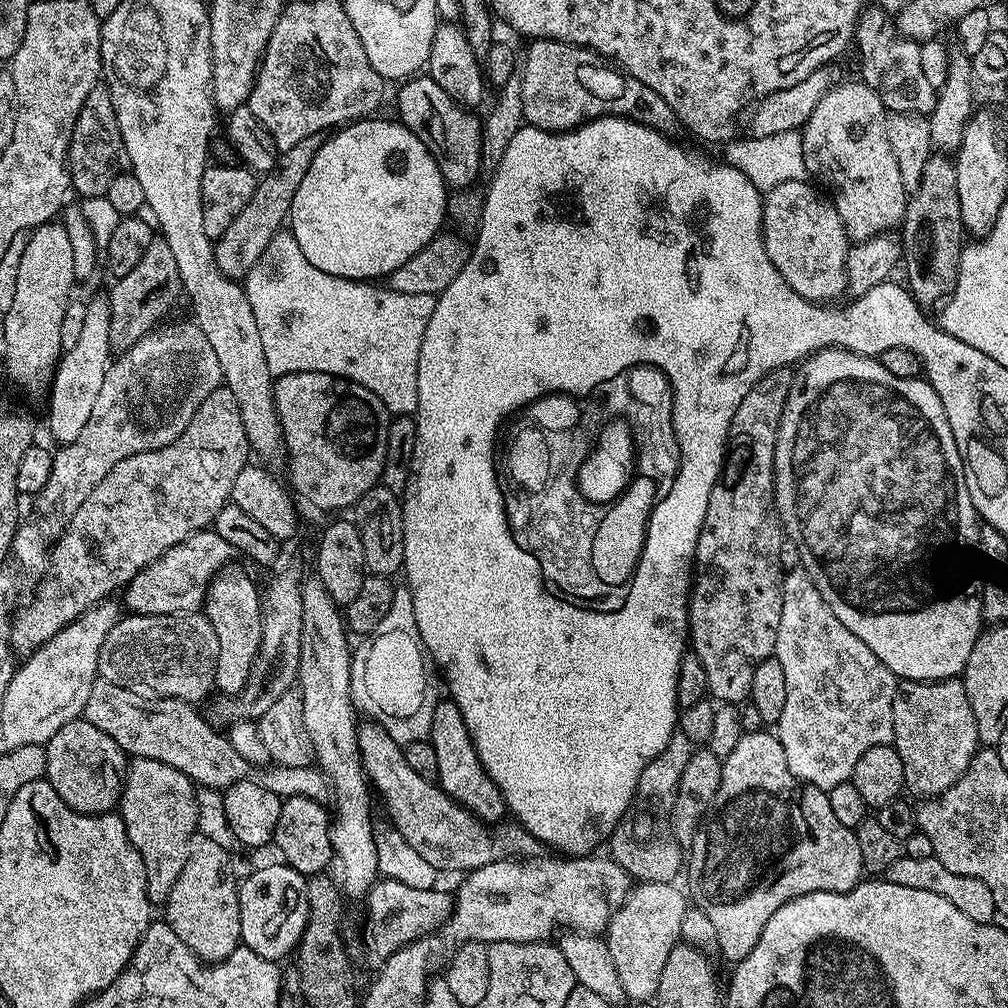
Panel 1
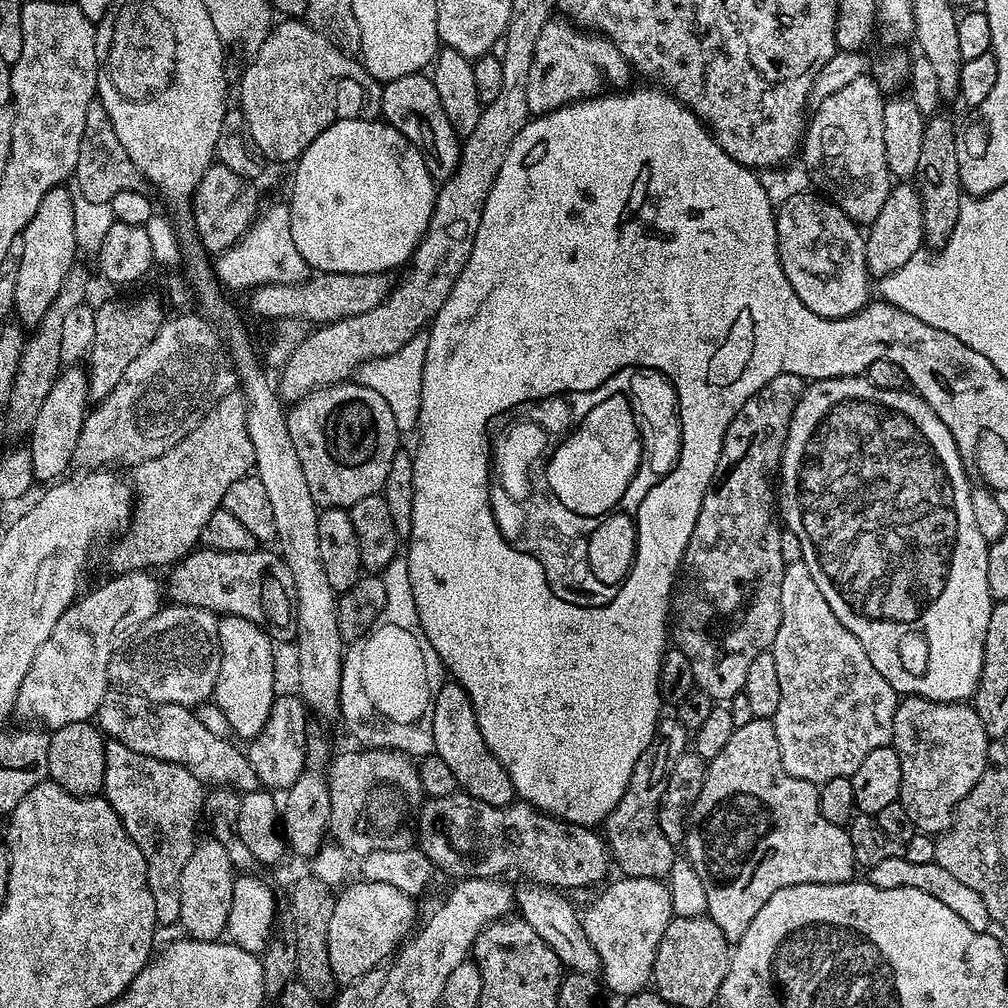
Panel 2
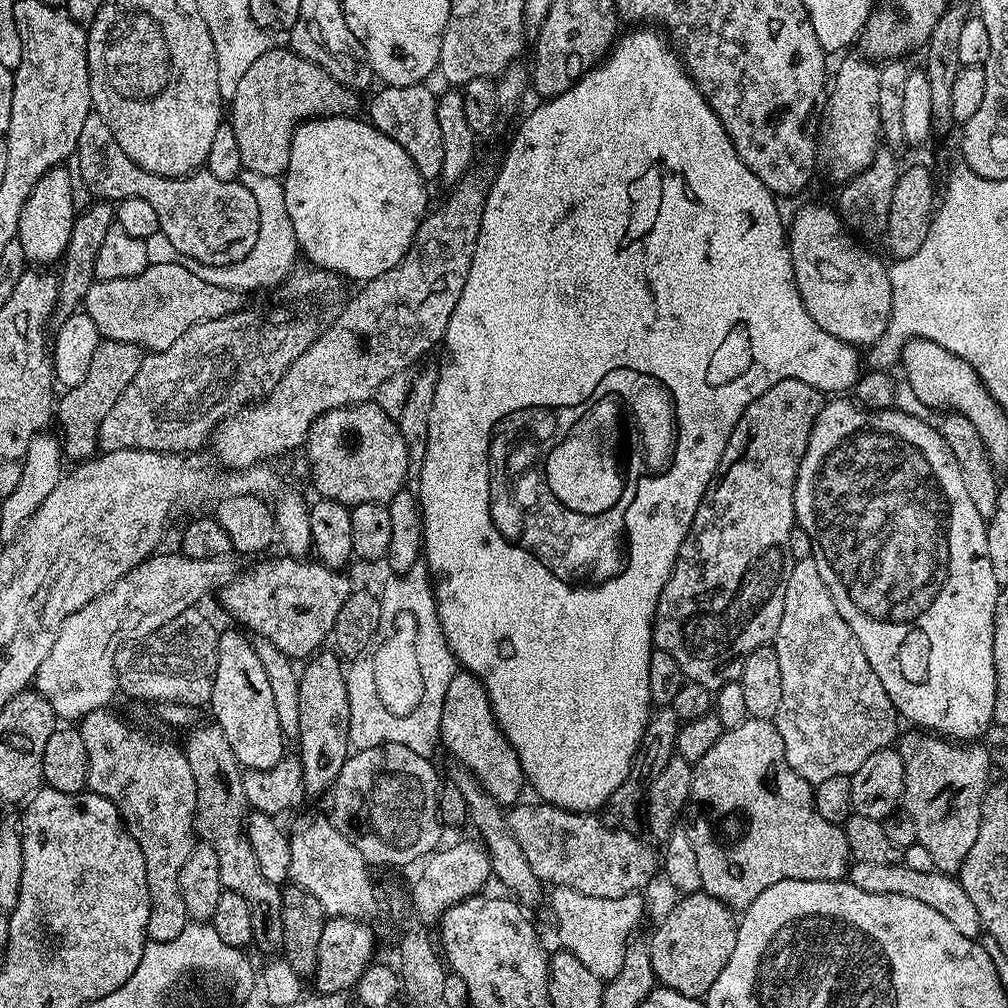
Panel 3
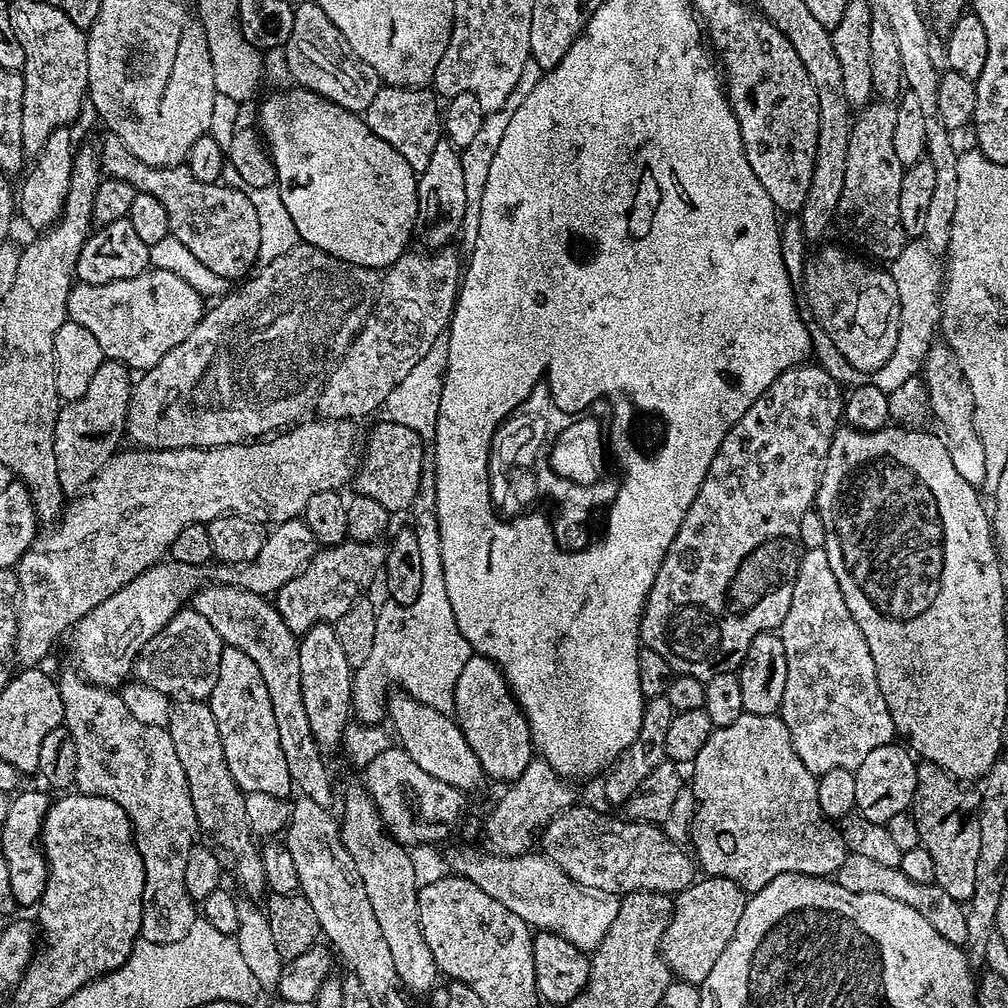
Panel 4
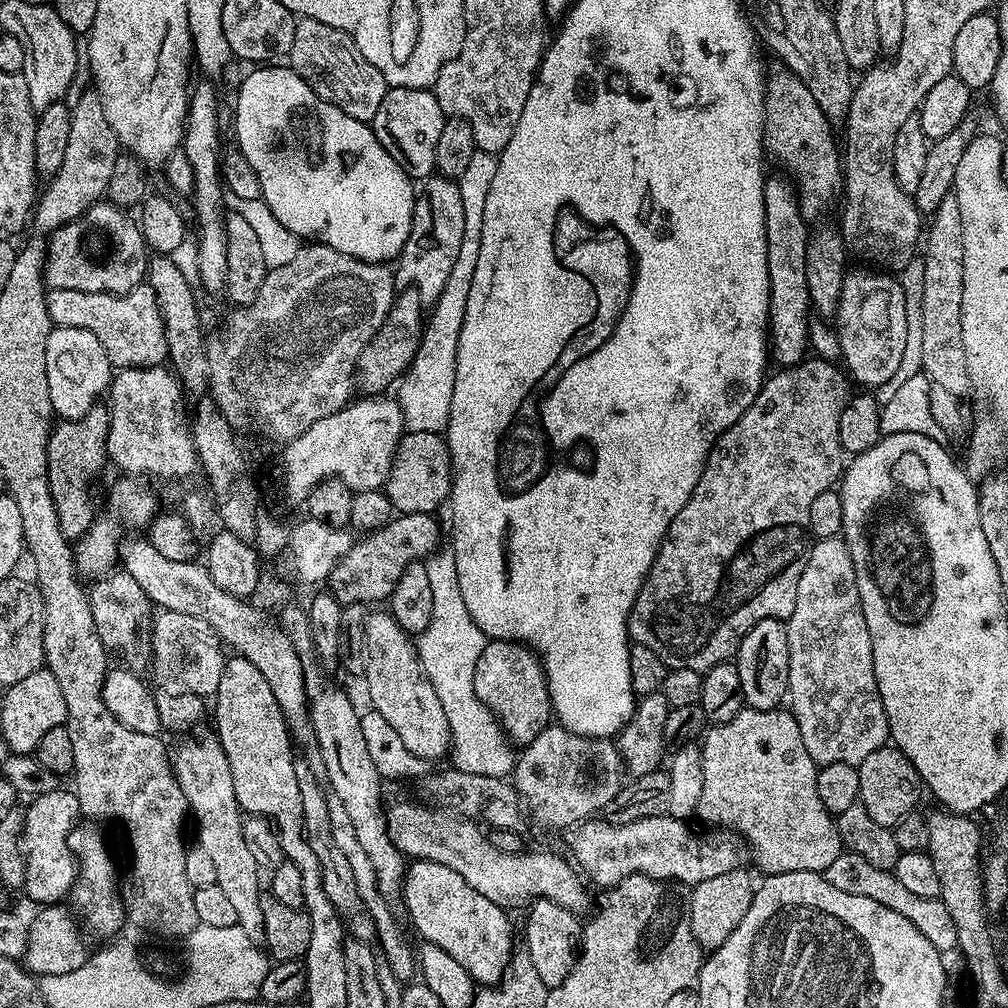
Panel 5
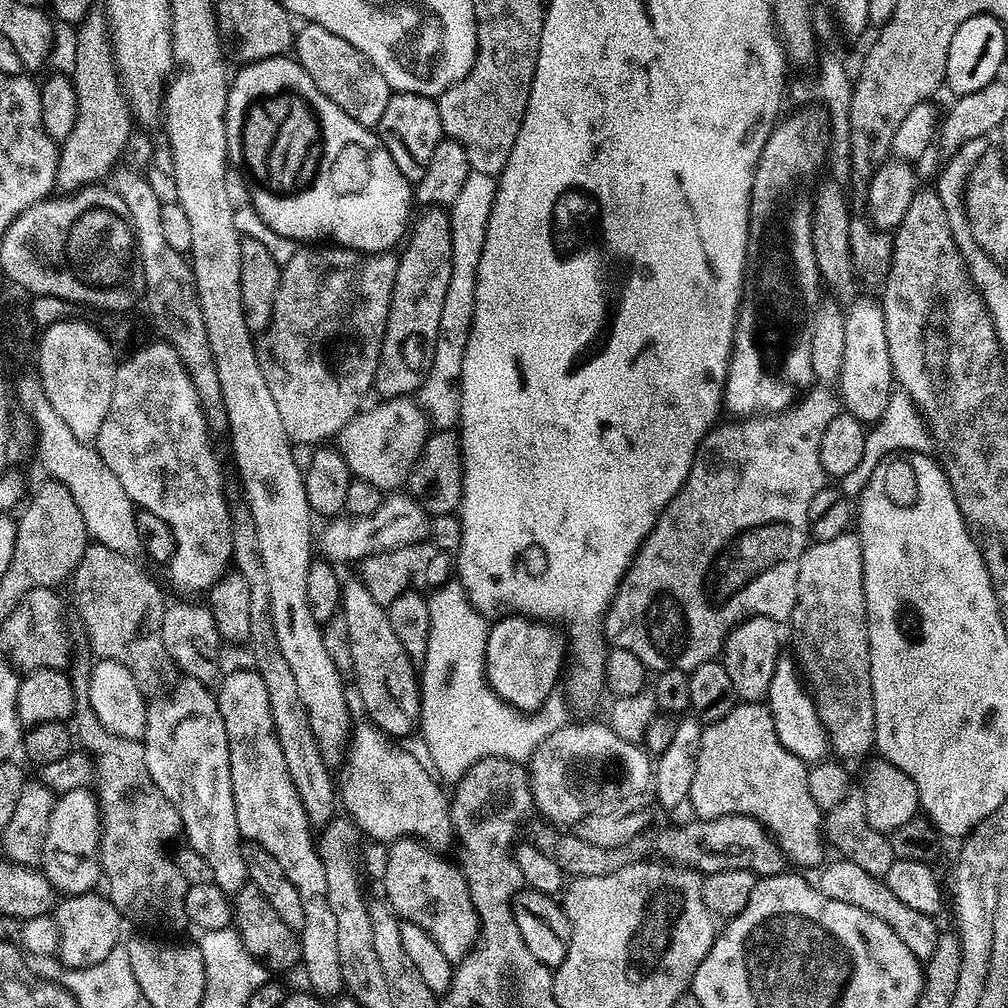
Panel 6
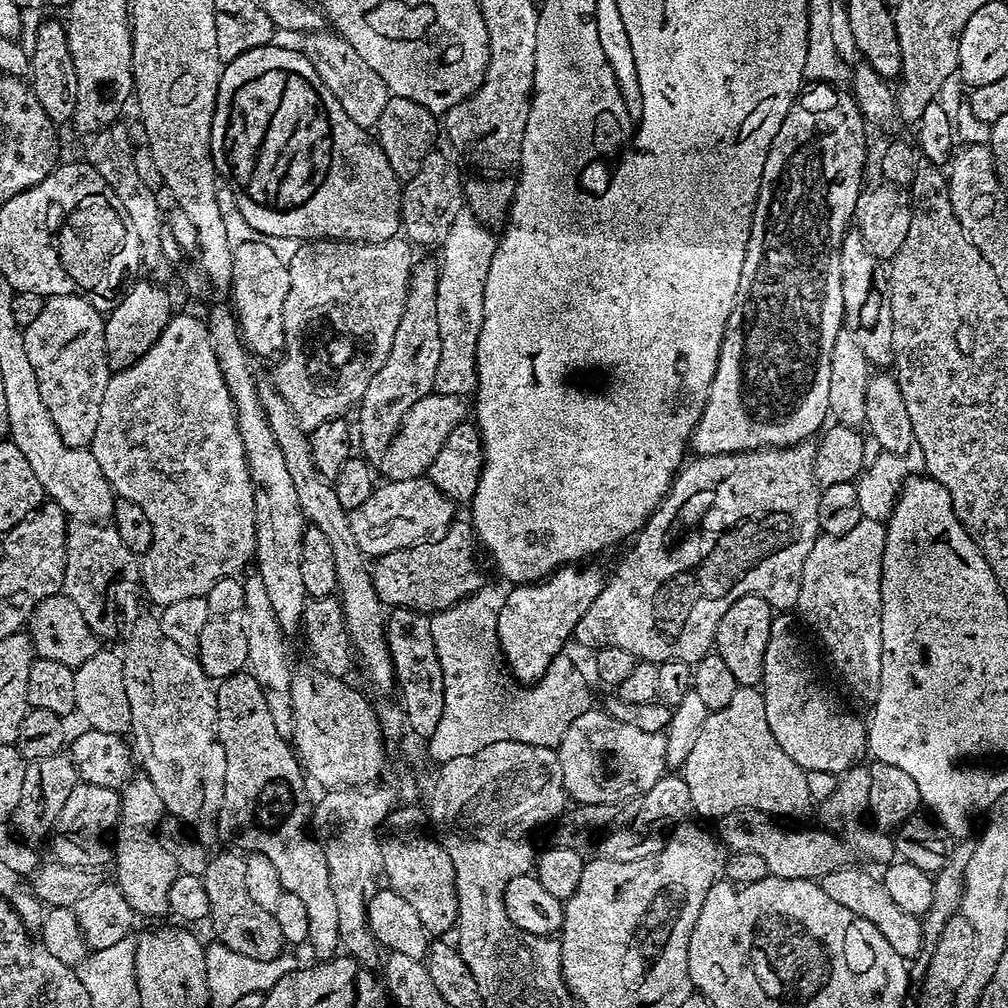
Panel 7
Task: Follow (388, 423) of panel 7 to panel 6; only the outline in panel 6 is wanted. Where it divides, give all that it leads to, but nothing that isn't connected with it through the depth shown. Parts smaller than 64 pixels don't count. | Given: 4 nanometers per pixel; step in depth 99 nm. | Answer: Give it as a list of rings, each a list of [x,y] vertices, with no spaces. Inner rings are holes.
[[[428,206],[423,209],[420,217],[413,219],[410,224],[410,231],[406,236],[406,243],[403,245],[404,253],[399,253],[396,262],[396,277],[394,278],[394,294],[390,302],[390,314],[386,322],[386,330],[382,338],[382,354],[376,371],[375,391],[380,391],[381,397],[411,397],[419,389],[420,384],[426,378],[430,366],[434,362],[434,346],[438,346],[438,322],[442,322],[442,302],[446,302],[446,286],[450,286],[450,270],[452,269],[452,217],[443,207]]]

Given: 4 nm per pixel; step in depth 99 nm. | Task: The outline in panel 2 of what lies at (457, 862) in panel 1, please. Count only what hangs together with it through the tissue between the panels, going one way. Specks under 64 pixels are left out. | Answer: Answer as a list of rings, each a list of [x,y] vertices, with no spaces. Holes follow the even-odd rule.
[[[457,791],[457,796],[444,796],[442,798],[427,799],[419,815],[420,837],[418,846],[429,863],[436,869],[440,868],[448,872],[452,863],[456,860],[456,852],[464,852],[468,860],[469,873],[472,876],[496,878],[507,868],[513,868],[521,872],[521,877],[529,881],[542,884],[545,888],[557,890],[569,890],[568,888],[588,888],[596,884],[608,872],[610,868],[610,853],[607,843],[599,831],[582,824],[571,824],[565,820],[557,820],[555,816],[549,816],[547,812],[539,812],[533,804],[513,802],[504,808],[495,808],[486,802],[476,800],[467,792]]]

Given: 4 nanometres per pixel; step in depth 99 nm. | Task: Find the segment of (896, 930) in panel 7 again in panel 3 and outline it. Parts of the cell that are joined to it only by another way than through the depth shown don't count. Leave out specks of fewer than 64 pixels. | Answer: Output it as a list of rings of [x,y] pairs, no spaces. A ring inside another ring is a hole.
[[[855,861],[848,869],[848,883],[858,886],[858,890],[866,890],[866,894],[902,894],[906,898],[918,898],[918,902],[926,902],[926,906],[938,910],[942,918],[946,918],[966,938],[977,939],[981,935],[982,925],[978,918],[978,910],[974,902],[970,902],[970,894],[962,890],[959,879],[947,872],[927,872],[926,870],[910,870],[902,862],[881,866],[875,862]]]

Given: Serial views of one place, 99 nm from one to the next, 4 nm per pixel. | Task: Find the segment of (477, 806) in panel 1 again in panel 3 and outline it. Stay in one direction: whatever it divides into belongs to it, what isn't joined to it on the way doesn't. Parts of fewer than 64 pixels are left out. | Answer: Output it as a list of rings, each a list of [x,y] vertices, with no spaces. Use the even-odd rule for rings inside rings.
[[[457,670],[450,686],[446,686],[439,743],[444,744],[445,750],[457,760],[456,764],[468,771],[499,805],[512,806],[521,799],[520,794],[526,788],[522,762],[518,762],[518,754],[497,728],[486,690],[471,672]]]

